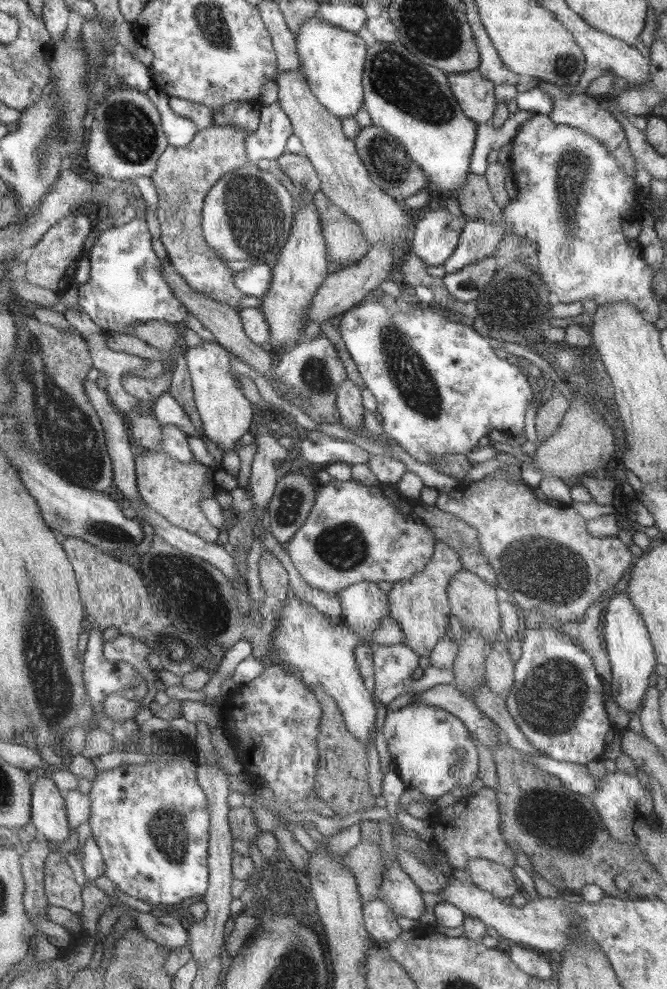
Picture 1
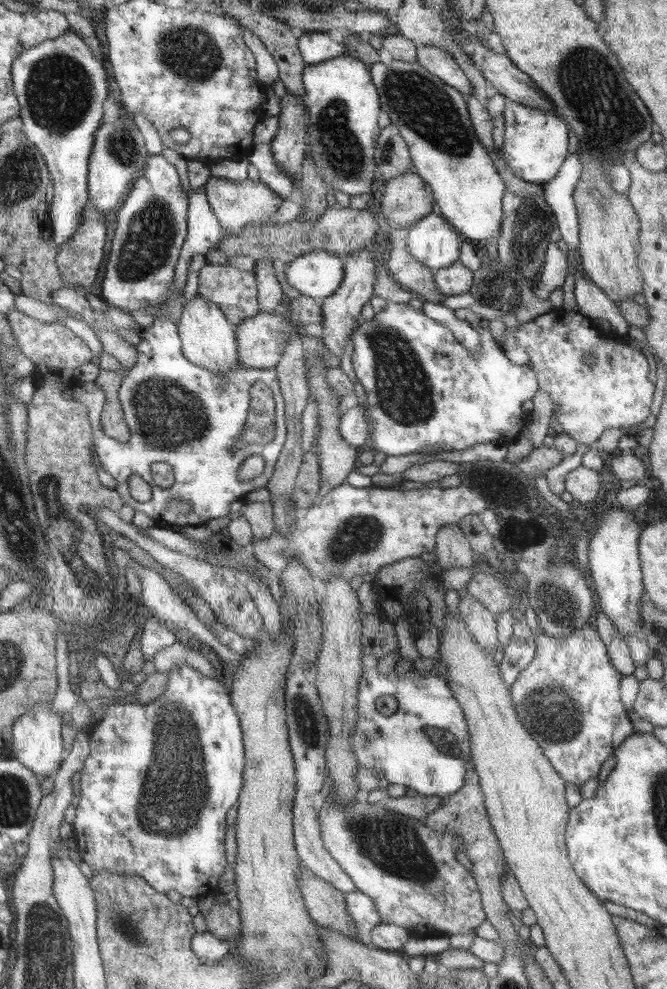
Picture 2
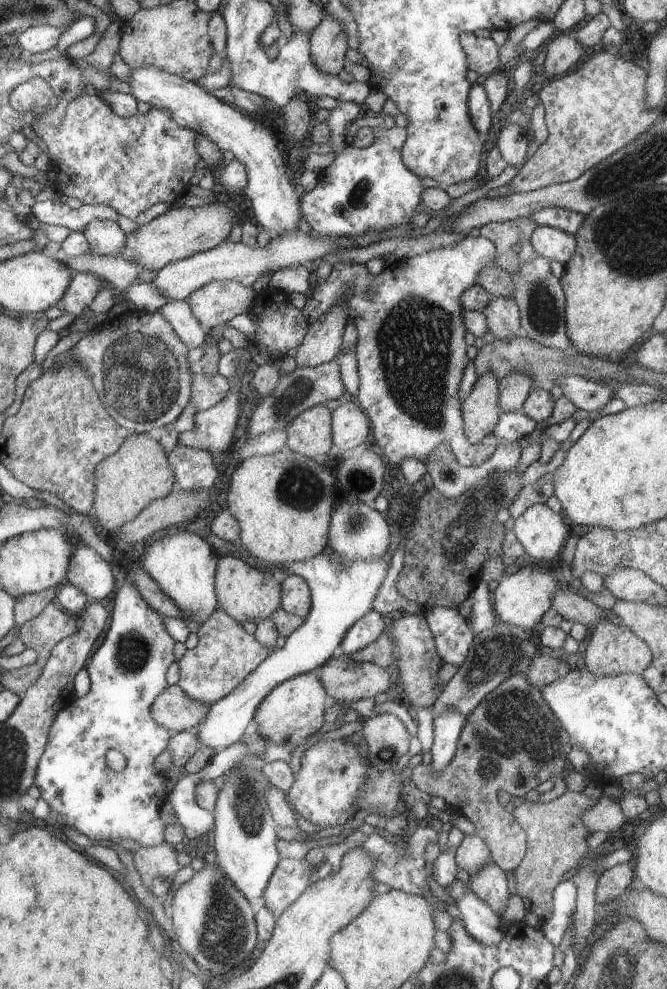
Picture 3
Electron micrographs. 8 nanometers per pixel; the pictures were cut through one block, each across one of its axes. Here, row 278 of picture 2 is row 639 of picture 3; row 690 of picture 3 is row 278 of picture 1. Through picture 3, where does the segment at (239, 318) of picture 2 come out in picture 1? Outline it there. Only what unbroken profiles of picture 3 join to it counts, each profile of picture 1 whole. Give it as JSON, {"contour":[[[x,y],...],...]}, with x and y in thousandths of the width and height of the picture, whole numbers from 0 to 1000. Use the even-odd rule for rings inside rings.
{"contour":[[[321,123],[319,127],[295,132],[282,148],[252,149],[238,159],[237,168],[226,178],[237,196],[234,220],[240,225],[238,242],[249,251],[250,262],[294,295],[343,307],[354,313],[366,297],[351,286],[352,275],[333,266],[336,261],[310,247],[304,239],[304,204],[336,177],[375,165],[369,144],[372,137],[373,133],[363,128]]]}

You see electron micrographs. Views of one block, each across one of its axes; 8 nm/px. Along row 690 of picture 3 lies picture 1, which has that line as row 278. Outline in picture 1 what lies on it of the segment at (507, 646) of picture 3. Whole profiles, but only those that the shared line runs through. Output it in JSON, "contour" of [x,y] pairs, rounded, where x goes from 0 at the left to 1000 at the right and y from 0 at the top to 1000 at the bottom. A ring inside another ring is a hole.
{"contour":[[[739,258],[711,267],[703,267],[687,275],[669,276],[663,280],[663,285],[684,302],[696,305],[711,304],[723,297],[721,294],[732,289],[747,273],[742,262]]]}

